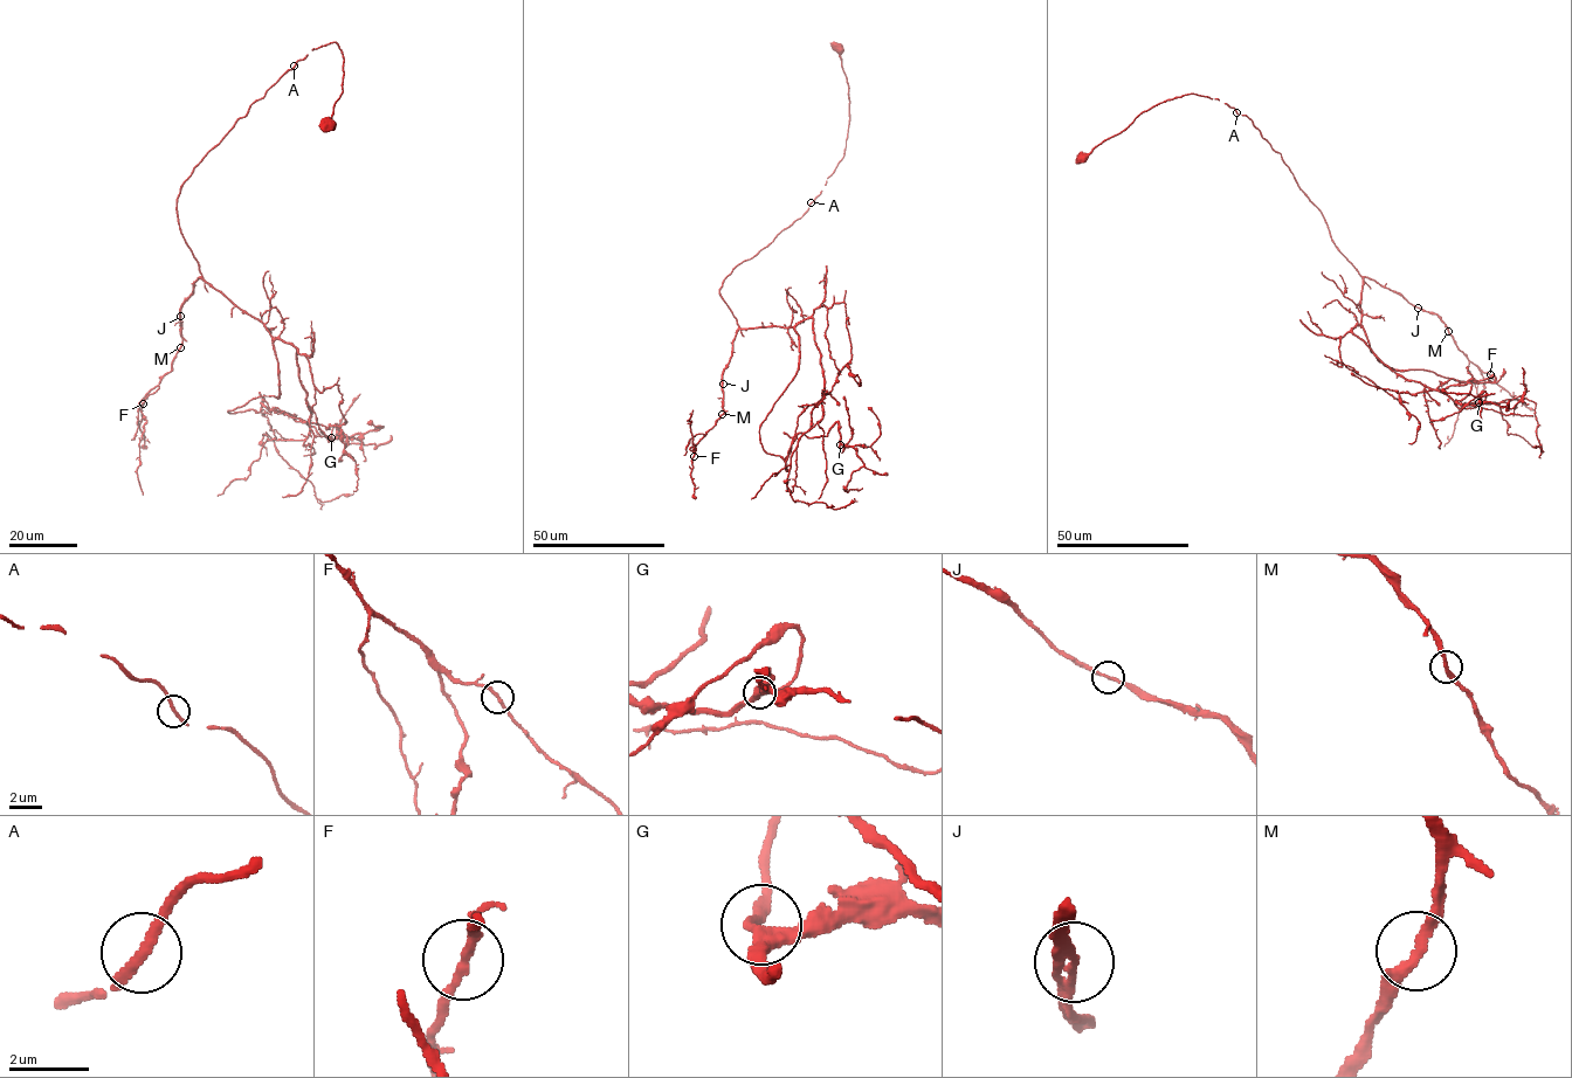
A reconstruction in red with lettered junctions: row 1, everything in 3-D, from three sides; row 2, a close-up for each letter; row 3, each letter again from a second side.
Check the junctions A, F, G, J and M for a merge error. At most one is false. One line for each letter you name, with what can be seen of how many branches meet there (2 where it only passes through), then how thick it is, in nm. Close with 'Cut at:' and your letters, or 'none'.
Cut at: none

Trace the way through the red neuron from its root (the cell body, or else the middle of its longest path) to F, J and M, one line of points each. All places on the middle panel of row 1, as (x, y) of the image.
F: (840, 46), (843, 157), (808, 211), (724, 280), (719, 294), (738, 327), (723, 413), (694, 456)
J: (840, 46), (849, 99), (843, 157), (808, 211), (724, 280), (719, 294), (738, 327), (723, 384)
M: (840, 46), (849, 99), (843, 157), (808, 211), (738, 264), (719, 290), (738, 326), (722, 375), (722, 414)

